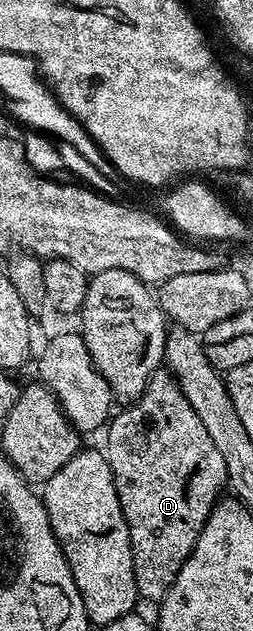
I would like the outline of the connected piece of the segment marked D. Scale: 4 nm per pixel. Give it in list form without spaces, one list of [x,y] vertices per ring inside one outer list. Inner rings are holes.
[[[155,370],[142,396],[124,406],[127,407],[120,414],[118,411],[106,427],[105,453],[113,472],[117,500],[121,500],[125,524],[129,524],[133,576],[140,599],[161,600],[169,592],[177,572],[181,572],[181,564],[185,564],[185,560],[193,552],[197,536],[201,528],[205,528],[205,520],[209,520],[211,510],[220,501],[224,493],[222,490],[228,485],[225,460],[221,452],[217,452],[209,431],[205,429],[205,424],[201,424],[197,412],[189,408],[189,400],[185,400],[170,370]]]

